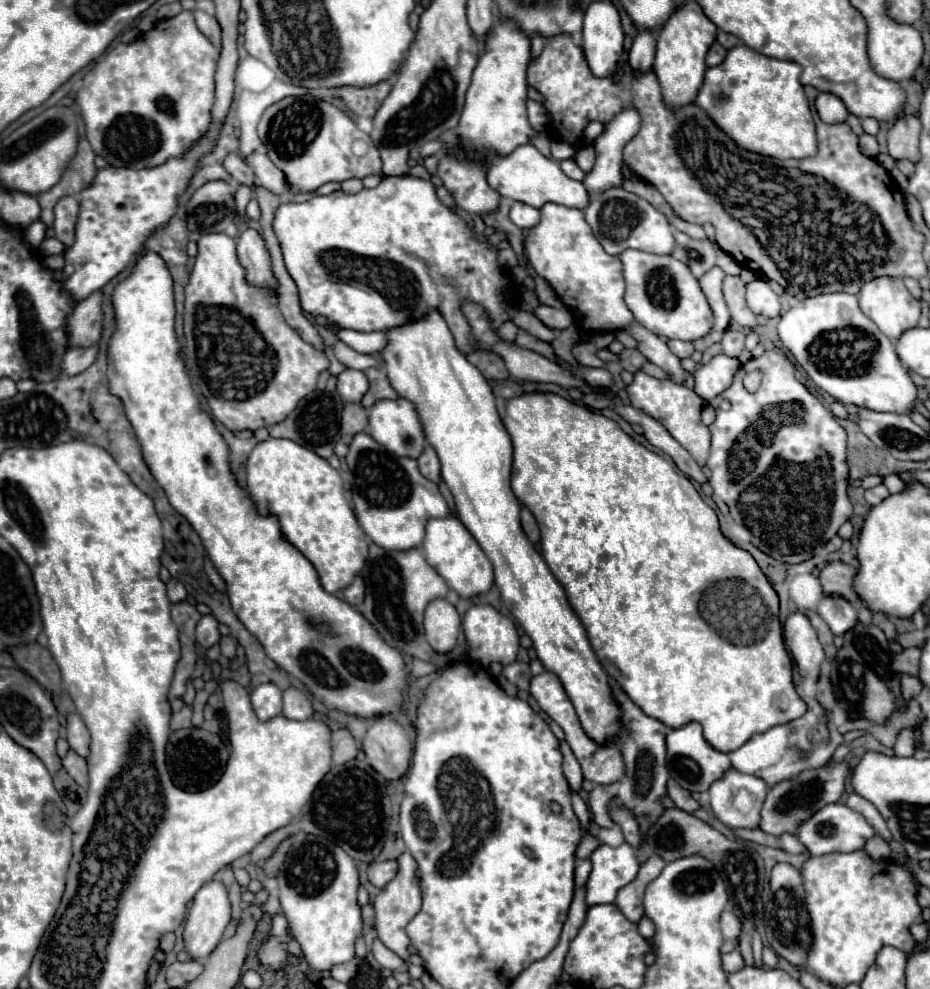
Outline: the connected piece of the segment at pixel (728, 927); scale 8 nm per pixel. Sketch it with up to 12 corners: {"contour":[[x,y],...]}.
{"contour":[[731,910],[721,914],[725,938],[721,952],[733,952],[741,936],[741,920]]}

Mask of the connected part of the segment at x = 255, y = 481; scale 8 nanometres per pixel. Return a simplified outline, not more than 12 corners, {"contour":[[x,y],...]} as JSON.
{"contour":[[267,438],[247,460],[261,514],[337,594],[369,540],[329,462]]}

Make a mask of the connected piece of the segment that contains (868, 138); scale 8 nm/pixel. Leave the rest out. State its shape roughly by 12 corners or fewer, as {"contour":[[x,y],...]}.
{"contour":[[863,134],[859,148],[865,156],[875,158],[879,144],[875,136]]}

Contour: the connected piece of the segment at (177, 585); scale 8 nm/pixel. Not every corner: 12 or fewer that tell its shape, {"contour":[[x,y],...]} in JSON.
{"contour":[[171,578],[167,582],[169,600],[183,602],[187,598],[185,586]]}

